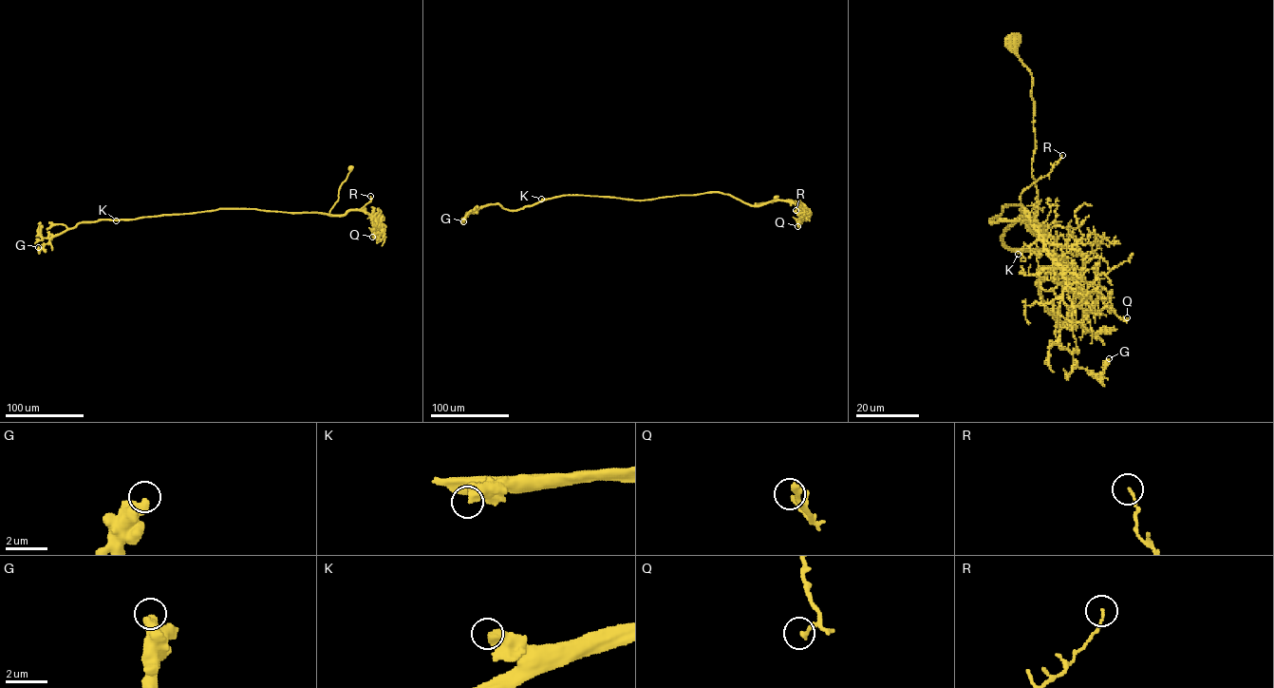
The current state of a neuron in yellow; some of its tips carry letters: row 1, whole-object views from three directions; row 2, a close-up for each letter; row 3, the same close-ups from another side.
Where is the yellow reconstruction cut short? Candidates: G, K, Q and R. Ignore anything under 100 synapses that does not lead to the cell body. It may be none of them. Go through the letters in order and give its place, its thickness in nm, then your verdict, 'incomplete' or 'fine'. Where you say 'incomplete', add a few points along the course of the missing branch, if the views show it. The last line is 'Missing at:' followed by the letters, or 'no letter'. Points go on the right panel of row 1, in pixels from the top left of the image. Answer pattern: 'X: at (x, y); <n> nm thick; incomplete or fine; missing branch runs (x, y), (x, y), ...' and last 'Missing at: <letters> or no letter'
G: at (1109, 358); 500 nm thick; fine
K: at (1018, 254); 550 nm thick; fine
Q: at (1127, 317); 180 nm thick; fine
R: at (1062, 155); 120 nm thick; fine
Missing at: no letter

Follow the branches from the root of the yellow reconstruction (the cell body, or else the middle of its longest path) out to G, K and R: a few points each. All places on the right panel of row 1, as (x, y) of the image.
G: (1012, 42), (1043, 230), (989, 220), (1022, 207), (1002, 240), (1063, 259), (1037, 284), (1059, 344), (1109, 358)
K: (1012, 42), (1032, 79), (1035, 219), (1043, 230), (989, 220), (1003, 206), (1022, 207), (1002, 235), (1018, 254)
R: (1012, 42), (1012, 51), (1032, 79), (1035, 219), (1044, 231), (1035, 232), (1021, 194), (1046, 176), (1062, 155)

